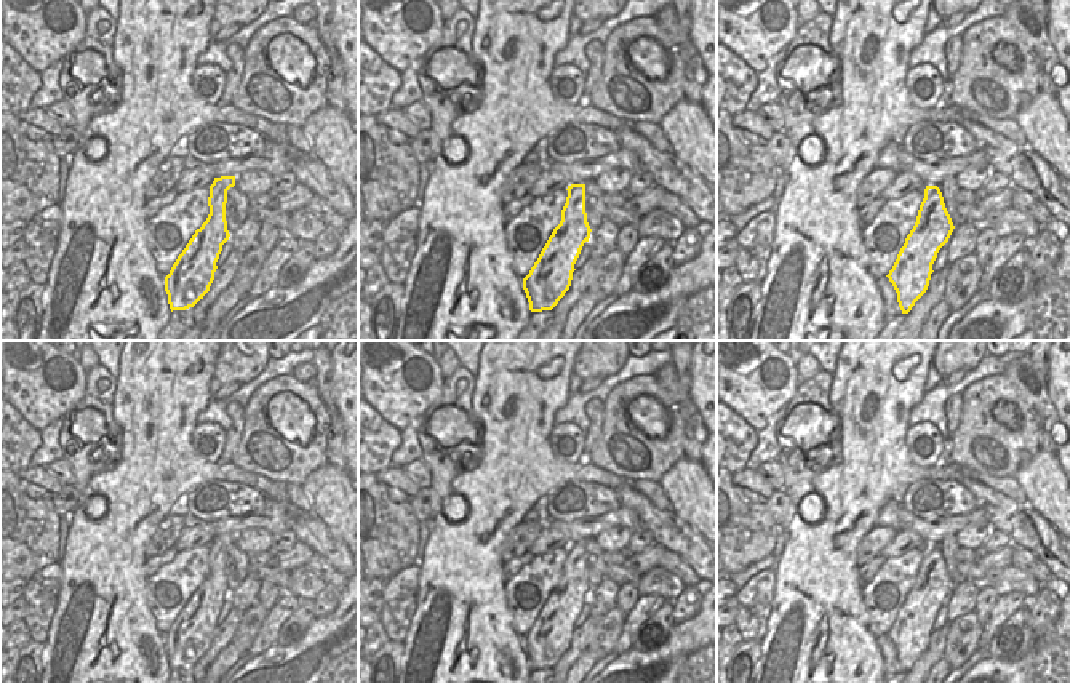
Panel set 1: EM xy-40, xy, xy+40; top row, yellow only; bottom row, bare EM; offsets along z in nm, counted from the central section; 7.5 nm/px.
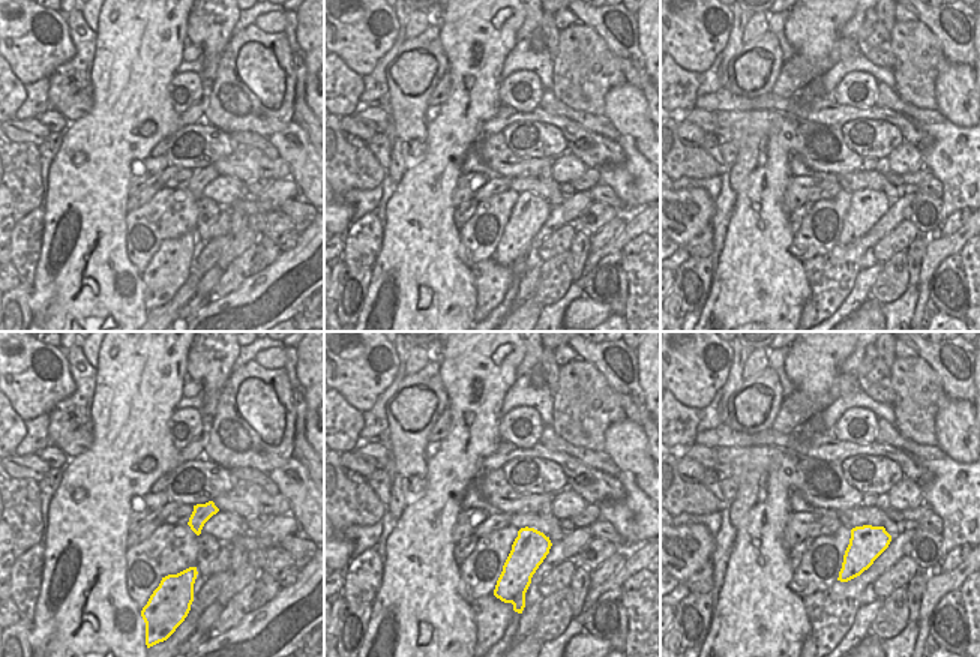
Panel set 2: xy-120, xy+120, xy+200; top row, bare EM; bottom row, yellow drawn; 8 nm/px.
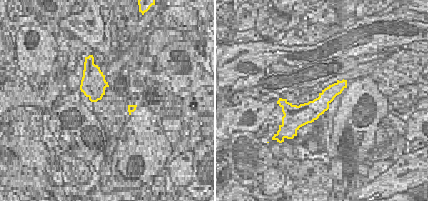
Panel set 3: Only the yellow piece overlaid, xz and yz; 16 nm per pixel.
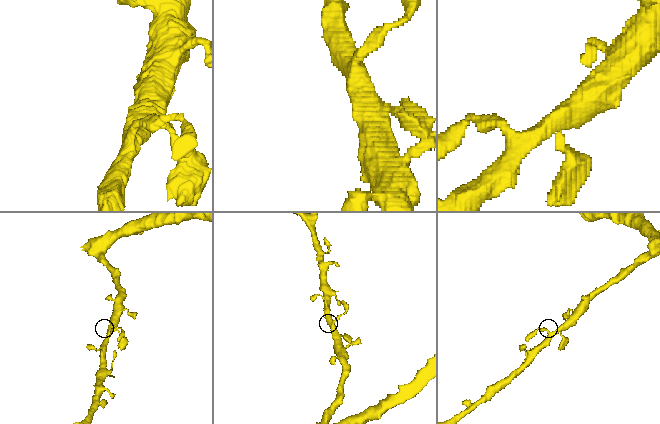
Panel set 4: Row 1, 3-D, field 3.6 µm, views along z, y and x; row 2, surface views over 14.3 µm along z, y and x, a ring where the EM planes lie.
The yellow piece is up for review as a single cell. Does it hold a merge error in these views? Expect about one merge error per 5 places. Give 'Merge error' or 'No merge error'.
No merge error.

